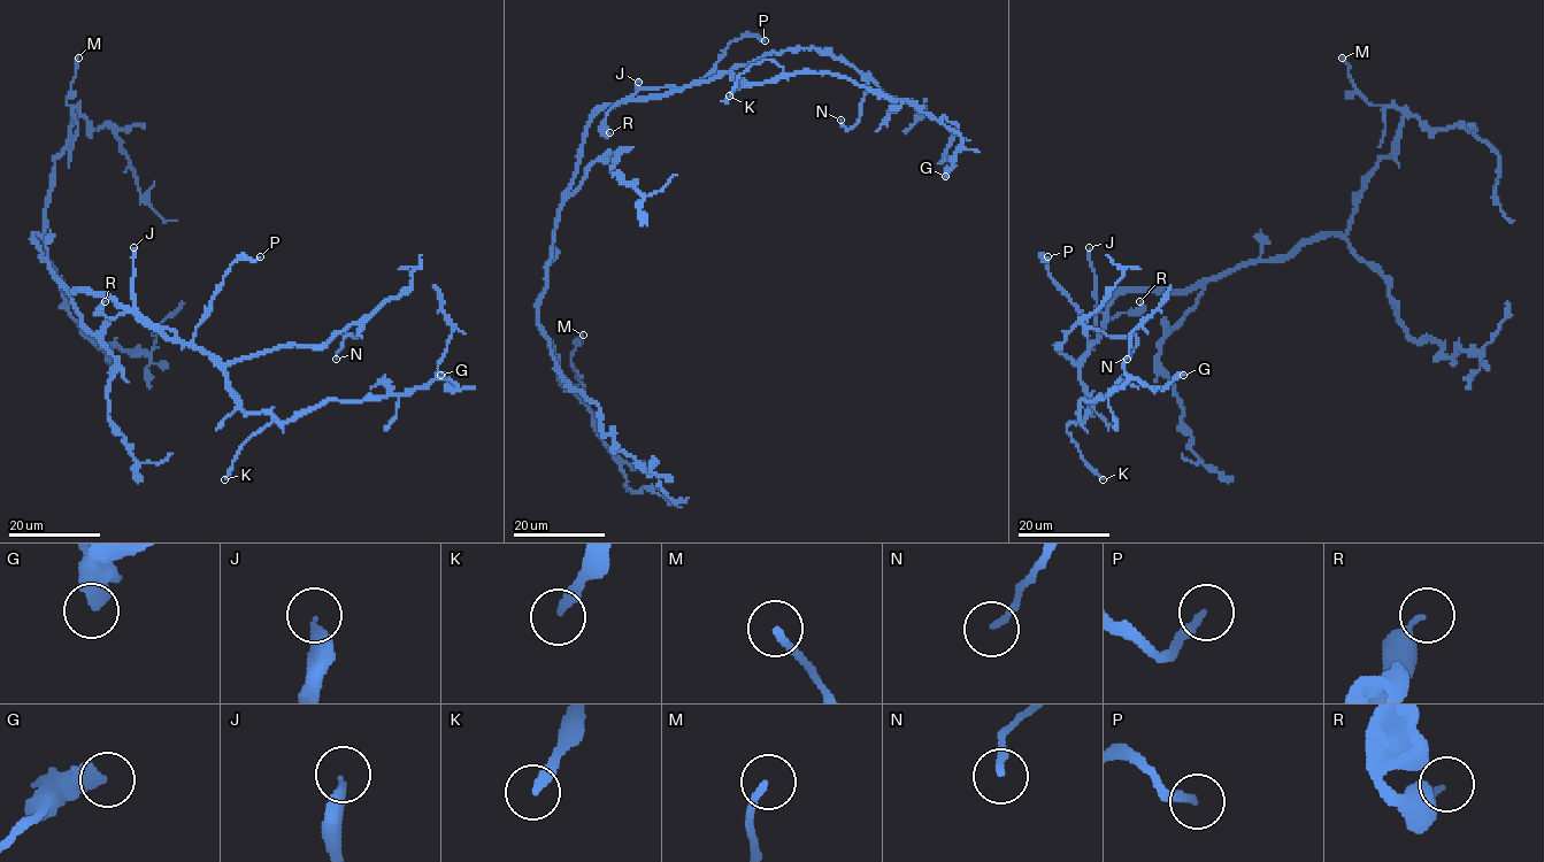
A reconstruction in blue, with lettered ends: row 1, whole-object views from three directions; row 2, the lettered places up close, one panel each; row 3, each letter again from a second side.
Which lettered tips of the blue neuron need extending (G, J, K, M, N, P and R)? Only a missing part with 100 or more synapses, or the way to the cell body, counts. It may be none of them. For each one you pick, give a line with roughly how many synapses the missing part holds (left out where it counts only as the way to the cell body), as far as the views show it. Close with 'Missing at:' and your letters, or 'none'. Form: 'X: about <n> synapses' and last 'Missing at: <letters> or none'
Missing at: K

